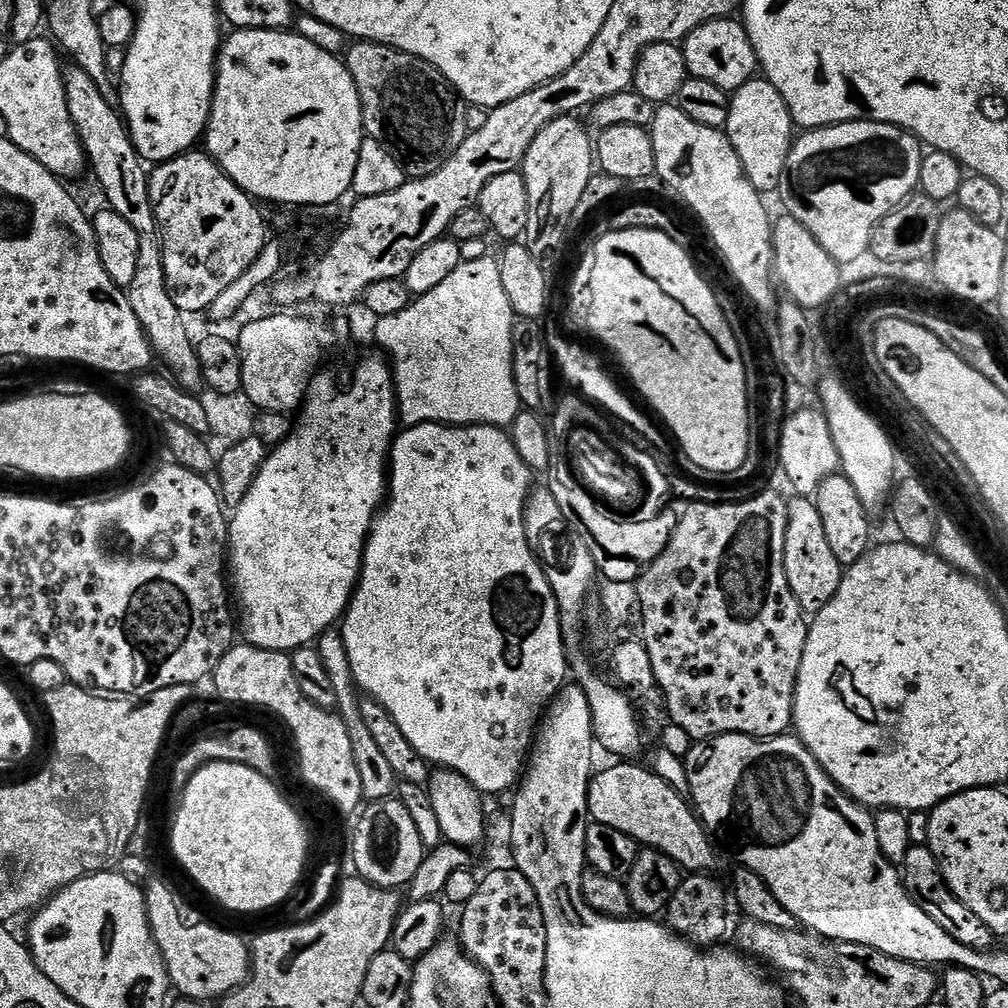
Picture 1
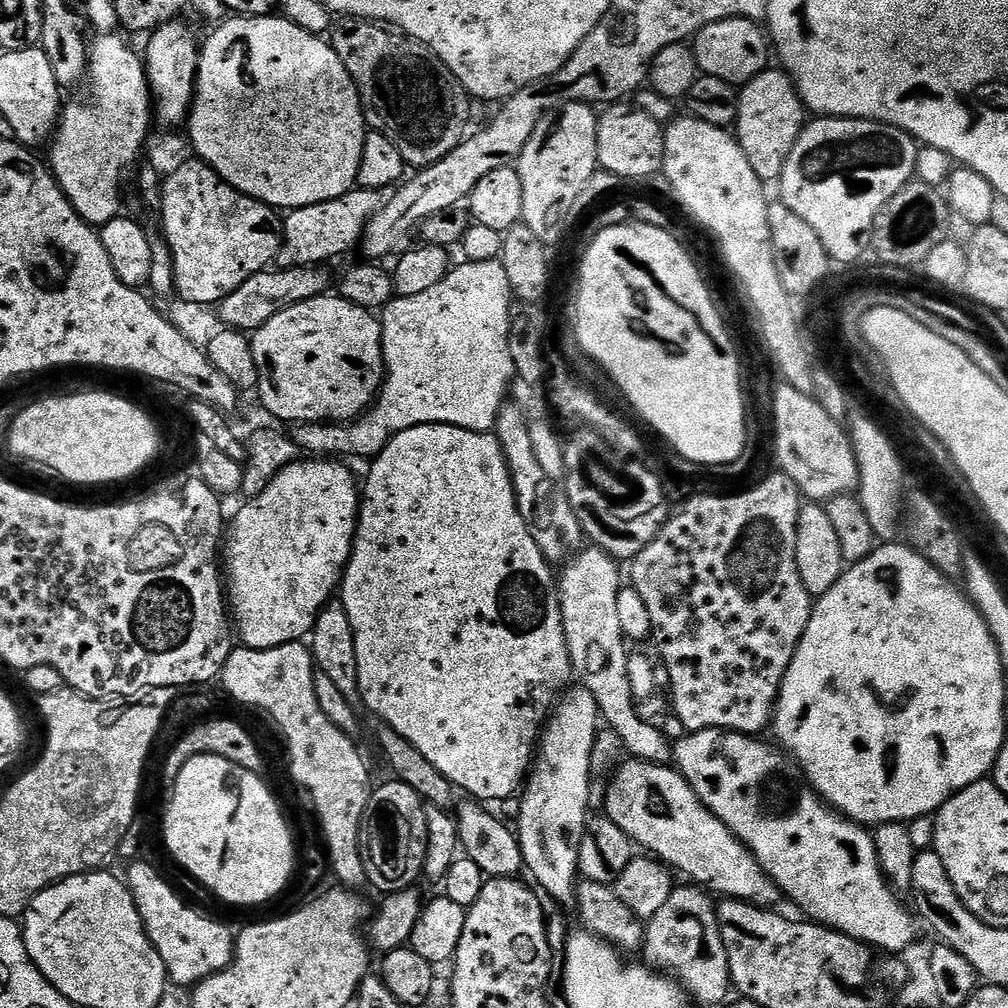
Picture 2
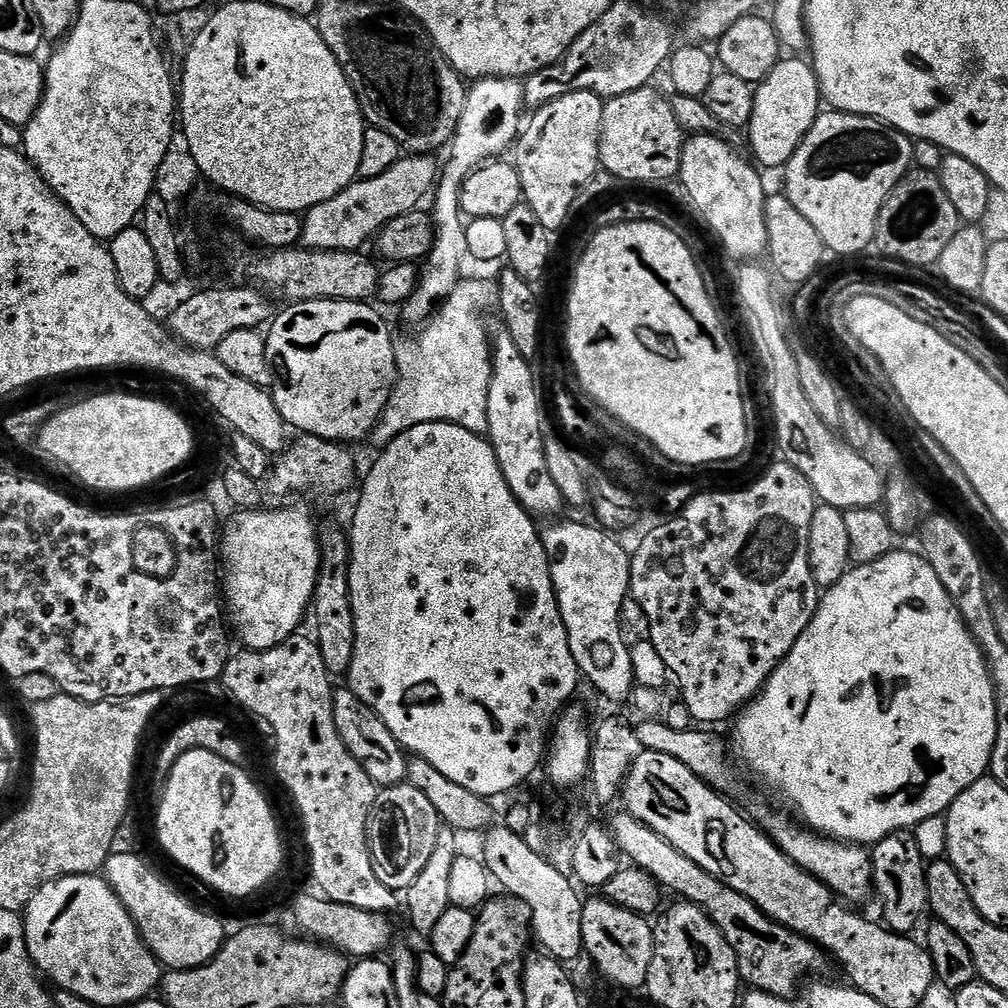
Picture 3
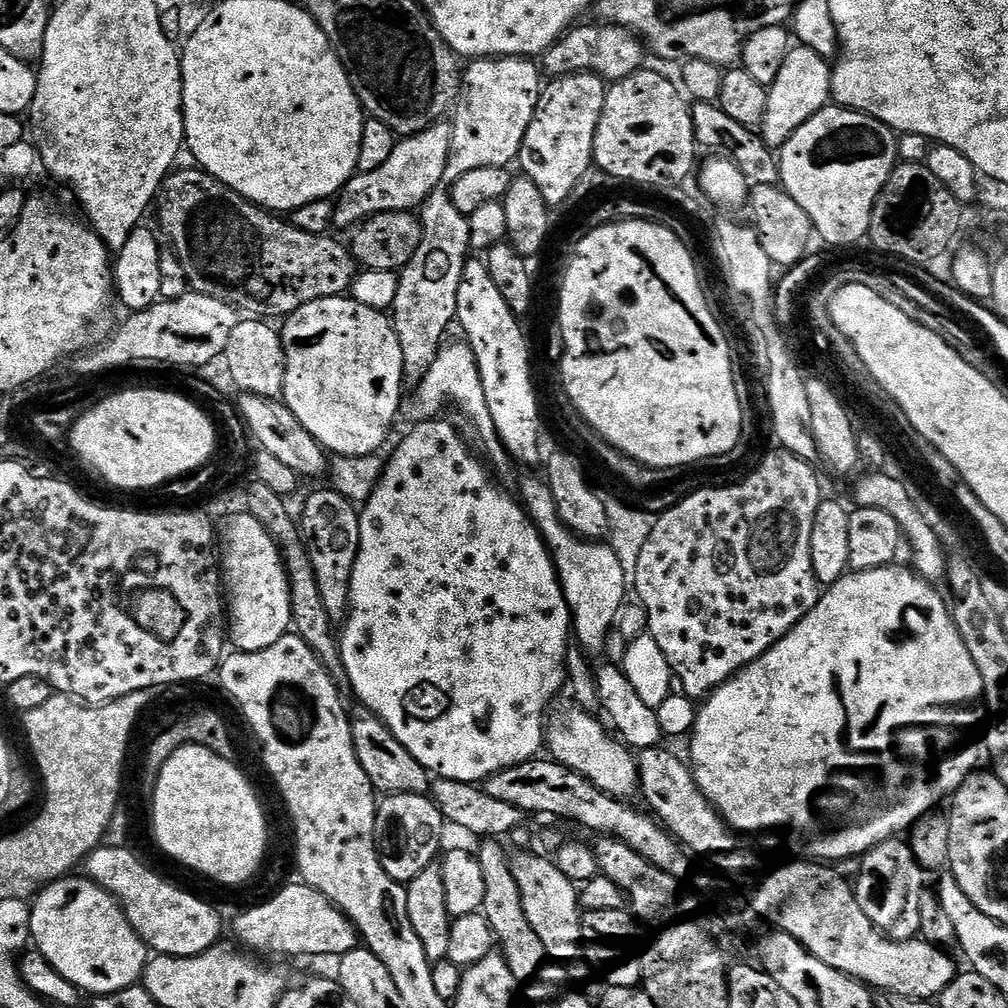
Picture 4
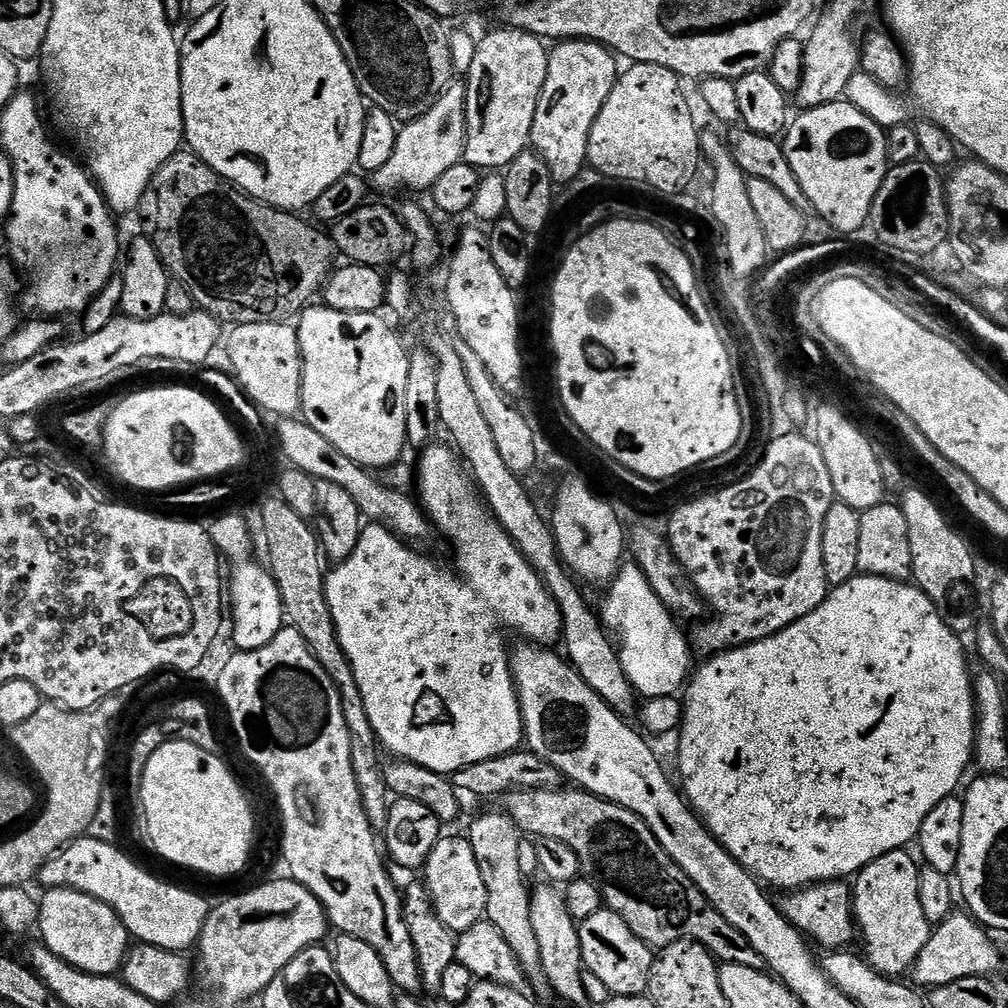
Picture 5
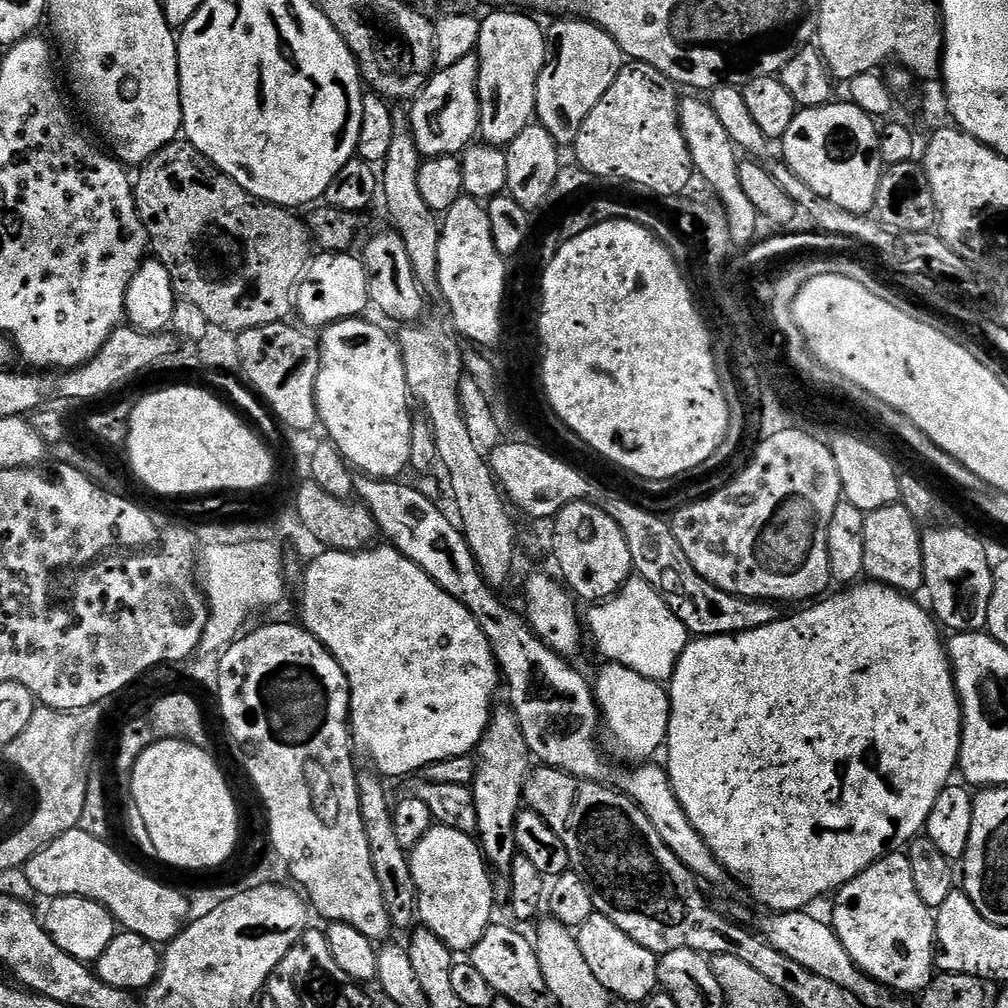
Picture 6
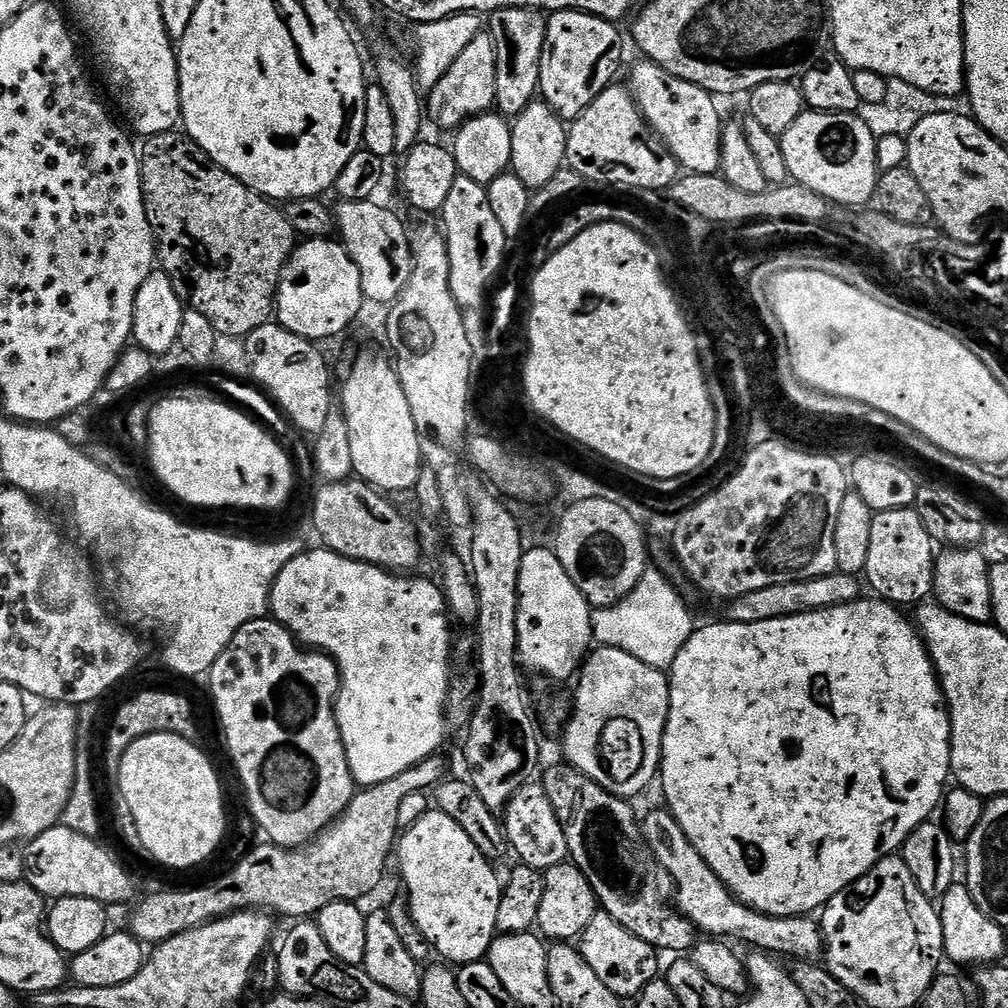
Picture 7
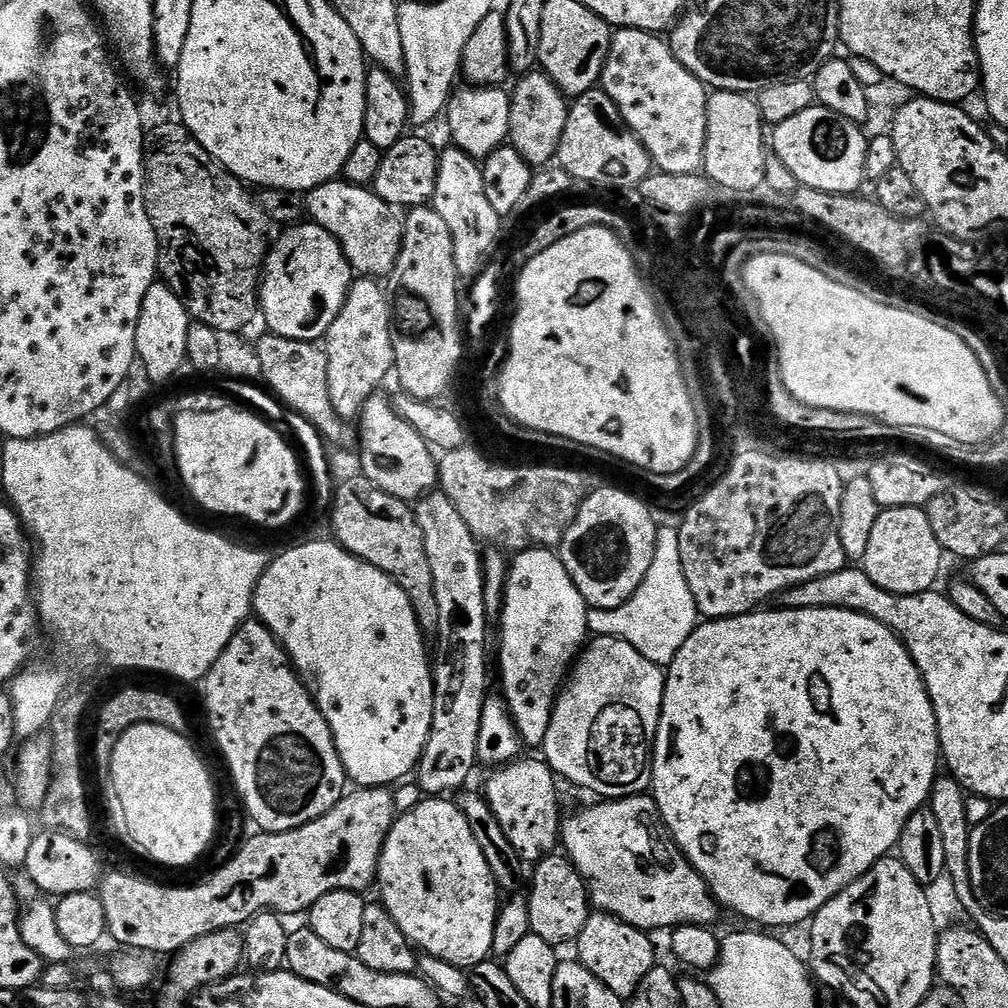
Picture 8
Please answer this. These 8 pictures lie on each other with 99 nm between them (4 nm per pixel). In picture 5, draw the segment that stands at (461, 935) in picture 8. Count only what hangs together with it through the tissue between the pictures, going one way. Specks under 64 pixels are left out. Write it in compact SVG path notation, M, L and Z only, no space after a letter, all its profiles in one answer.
M445 835L441 838L430 850L428 860L423 864L422 873L422 882L428 887L428 893L434 902L434 910L449 930L459 934L470 930L470 926L485 919L486 882L482 882L478 862L474 859L474 850L463 835Z

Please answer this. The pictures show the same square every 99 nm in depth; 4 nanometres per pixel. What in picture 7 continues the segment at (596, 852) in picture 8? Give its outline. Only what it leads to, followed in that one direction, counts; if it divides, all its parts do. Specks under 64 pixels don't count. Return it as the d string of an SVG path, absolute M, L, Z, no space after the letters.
M667 810L652 812L643 817L644 840L652 851L656 861L668 872L674 885L674 903L687 920L705 937L723 938L728 942L741 940L749 944L749 949L777 957L796 956L797 961L812 962L823 953L824 937L819 923L807 916L768 916L757 908L743 904L731 890L726 887L710 870L708 863L694 850L694 846L686 838L682 826Z

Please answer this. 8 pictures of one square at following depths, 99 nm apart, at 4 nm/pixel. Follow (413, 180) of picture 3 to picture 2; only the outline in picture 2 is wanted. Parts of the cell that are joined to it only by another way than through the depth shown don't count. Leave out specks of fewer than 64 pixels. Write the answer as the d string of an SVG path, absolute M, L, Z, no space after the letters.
M357 187L340 195L338 199L314 203L289 211L283 219L283 244L275 258L275 265L281 269L317 267L326 261L350 251L363 239L365 226L374 213L389 200L389 191L374 191Z

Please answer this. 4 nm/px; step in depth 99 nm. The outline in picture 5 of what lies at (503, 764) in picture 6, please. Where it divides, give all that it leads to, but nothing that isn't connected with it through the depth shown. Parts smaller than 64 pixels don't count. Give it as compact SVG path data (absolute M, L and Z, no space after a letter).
M507 811L484 812L469 826L466 838L474 850L474 859L478 862L482 882L486 882L485 917L501 932L502 938L506 938L510 950L514 950L522 966L525 977L531 983L533 980L534 983L543 985L546 979L540 961L538 934L534 934L534 922L530 922L530 884L518 863L518 842L522 838L520 829L508 817Z

